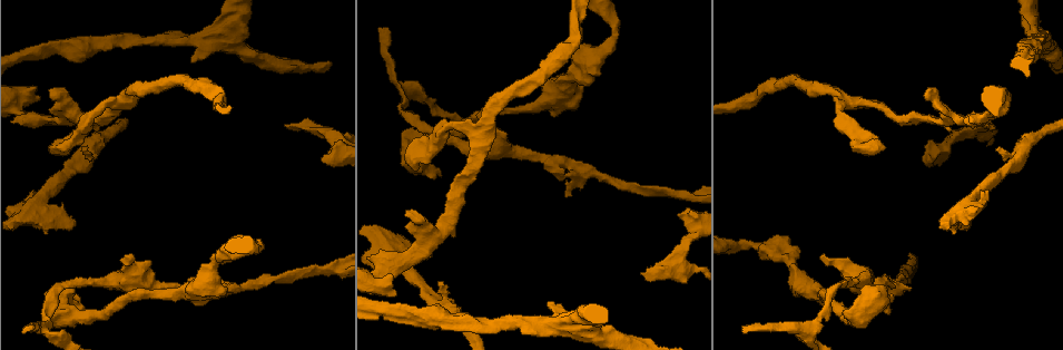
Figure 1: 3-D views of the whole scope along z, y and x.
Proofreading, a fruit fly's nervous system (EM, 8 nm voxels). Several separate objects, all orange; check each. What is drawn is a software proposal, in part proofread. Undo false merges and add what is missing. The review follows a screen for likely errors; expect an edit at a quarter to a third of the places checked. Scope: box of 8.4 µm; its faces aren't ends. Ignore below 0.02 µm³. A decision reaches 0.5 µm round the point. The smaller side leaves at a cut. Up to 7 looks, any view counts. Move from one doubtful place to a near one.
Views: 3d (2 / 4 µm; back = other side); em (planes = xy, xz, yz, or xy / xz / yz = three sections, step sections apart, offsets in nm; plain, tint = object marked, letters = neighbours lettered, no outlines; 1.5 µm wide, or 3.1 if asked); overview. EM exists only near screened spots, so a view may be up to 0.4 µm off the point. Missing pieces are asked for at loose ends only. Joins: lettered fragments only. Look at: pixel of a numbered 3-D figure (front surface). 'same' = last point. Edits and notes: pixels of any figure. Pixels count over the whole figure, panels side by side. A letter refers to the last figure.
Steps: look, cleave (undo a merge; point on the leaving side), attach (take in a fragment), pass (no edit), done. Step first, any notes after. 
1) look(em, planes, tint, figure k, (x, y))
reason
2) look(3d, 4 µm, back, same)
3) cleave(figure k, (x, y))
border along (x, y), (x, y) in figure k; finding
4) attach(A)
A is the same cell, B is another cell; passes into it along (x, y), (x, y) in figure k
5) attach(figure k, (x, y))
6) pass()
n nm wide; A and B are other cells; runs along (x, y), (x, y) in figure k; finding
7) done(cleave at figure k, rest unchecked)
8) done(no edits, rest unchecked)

look(em, xz, step 4, tint, figure 1, (565, 197))
free end

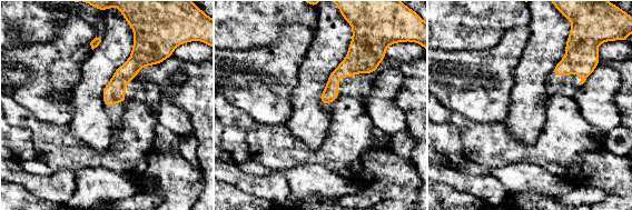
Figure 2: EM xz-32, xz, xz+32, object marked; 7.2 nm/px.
look(em, planes, tint, same)

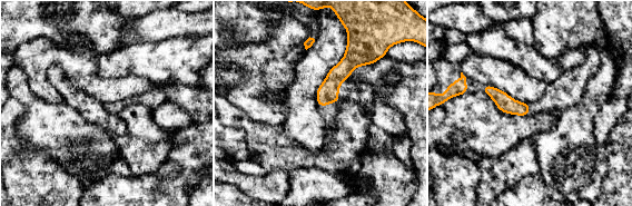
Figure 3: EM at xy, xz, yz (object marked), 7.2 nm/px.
look(em, planes, letters, same)
see the neighbours

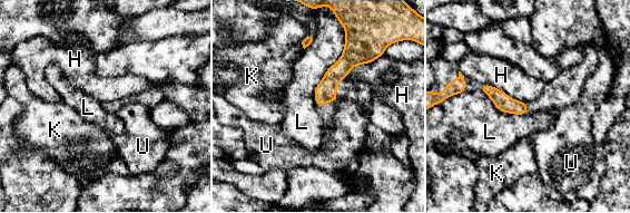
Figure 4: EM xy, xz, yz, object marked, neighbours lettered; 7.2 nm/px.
pass()
110 nm wide; H, K, L and U are other cells; runs along (361, 55), (331, 79), (318, 102) in figure 4; no lettered fragment goes on from it

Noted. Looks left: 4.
look(3d, 2 µm, back, figure 1, (441, 177))
free end

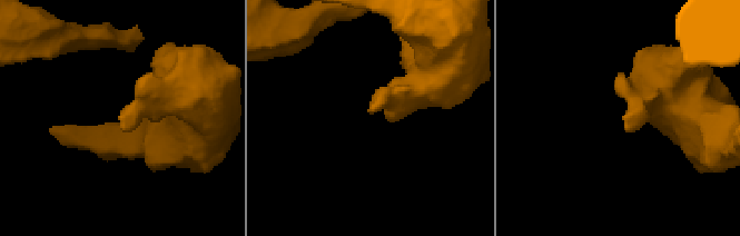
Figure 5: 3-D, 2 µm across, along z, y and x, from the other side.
look(em, planes, tint, figure 5, (625, 127))

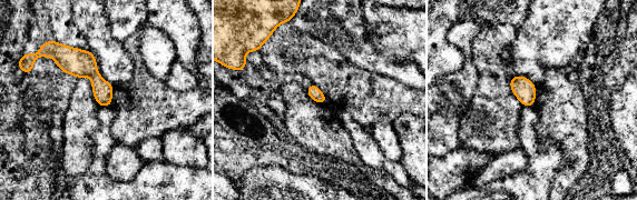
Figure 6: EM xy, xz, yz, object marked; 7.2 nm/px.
look(em, planes, letters, same)

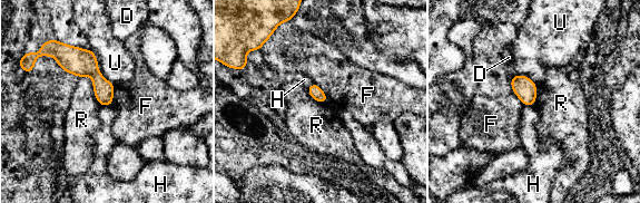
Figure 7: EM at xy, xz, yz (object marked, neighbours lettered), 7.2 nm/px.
pass()
D, F, H, R and U are other cells; runs along (62, 51), (97, 77), (109, 102) in figure 7; no lettered fragment goes on from it

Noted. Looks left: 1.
look(em, planes, letters, figure 1, (31, 209))
arms part here

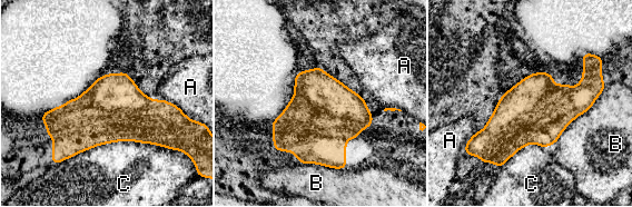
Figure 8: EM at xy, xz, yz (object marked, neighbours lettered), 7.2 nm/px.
pass()
460 nm wide; A, B and C are other cells; border along (174, 149), (110, 141), (53, 166) in figure 8; one neuron here

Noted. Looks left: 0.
done(no edits, rest unchecked)

